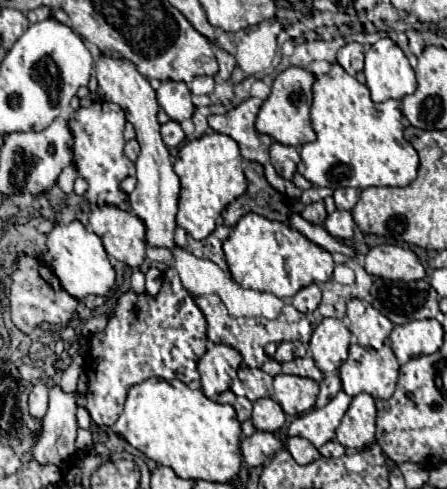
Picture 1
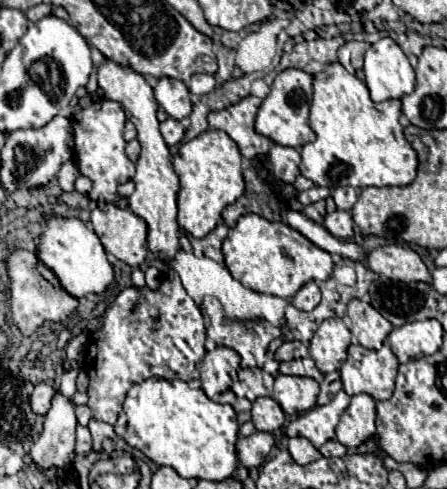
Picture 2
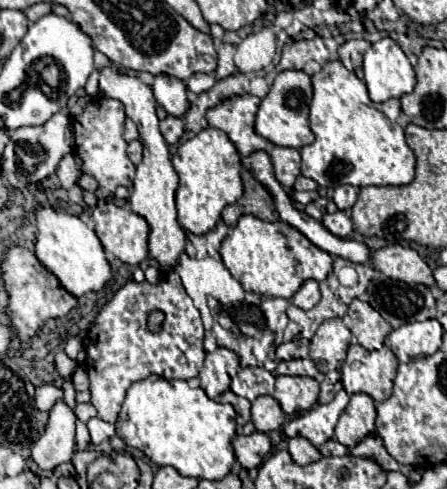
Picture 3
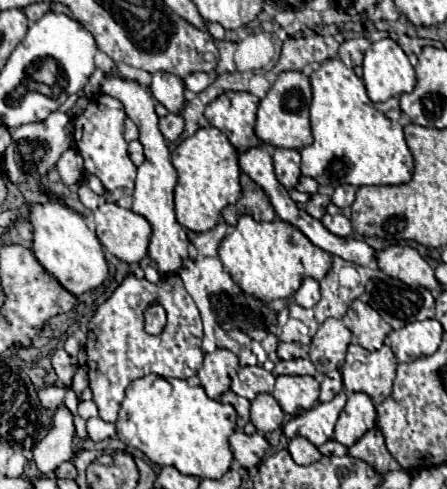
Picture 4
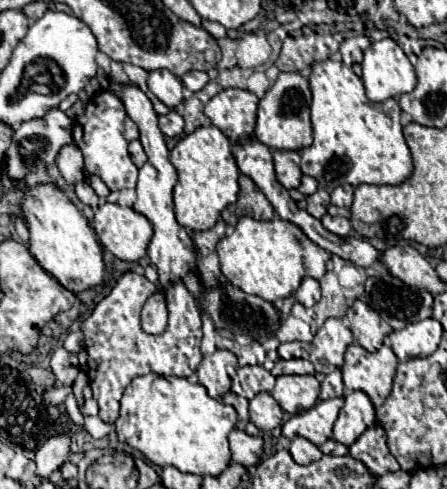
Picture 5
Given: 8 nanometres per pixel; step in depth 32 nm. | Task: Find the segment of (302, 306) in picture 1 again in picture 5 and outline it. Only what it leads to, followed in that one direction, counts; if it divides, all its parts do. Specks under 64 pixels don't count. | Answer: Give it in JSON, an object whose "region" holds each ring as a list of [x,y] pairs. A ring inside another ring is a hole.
{"region":[[[304,278],[300,288],[294,292],[294,298],[296,302],[300,302],[302,306],[310,308],[314,306],[318,300],[320,300],[320,286],[318,286],[318,280],[314,278]]]}

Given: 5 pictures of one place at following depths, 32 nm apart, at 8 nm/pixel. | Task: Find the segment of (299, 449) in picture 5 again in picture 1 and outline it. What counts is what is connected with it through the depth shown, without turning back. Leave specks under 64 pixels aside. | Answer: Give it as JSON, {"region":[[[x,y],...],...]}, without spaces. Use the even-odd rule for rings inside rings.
{"region":[[[288,438],[288,452],[298,464],[310,464],[320,458],[320,452],[306,438]]]}

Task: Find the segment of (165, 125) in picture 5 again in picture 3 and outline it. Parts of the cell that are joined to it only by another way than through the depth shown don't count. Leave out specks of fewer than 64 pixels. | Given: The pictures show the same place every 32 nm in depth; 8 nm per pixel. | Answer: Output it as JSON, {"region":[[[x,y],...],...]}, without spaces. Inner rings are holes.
{"region":[[[168,116],[168,118],[164,118],[160,122],[160,132],[162,132],[162,136],[164,136],[164,140],[168,144],[176,144],[182,138],[182,134],[184,134],[184,124],[182,124],[180,118]]]}

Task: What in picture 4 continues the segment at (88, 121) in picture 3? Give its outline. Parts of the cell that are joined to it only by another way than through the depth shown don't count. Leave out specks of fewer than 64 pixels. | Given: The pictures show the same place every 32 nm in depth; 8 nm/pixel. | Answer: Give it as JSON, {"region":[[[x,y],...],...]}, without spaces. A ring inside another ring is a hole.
{"region":[[[100,94],[96,96],[94,102],[86,106],[86,110],[74,118],[74,140],[76,140],[76,150],[84,158],[84,172],[94,174],[100,178],[104,184],[106,192],[112,192],[116,188],[132,188],[134,178],[136,178],[136,166],[128,158],[128,144],[124,140],[124,106],[120,100]]]}

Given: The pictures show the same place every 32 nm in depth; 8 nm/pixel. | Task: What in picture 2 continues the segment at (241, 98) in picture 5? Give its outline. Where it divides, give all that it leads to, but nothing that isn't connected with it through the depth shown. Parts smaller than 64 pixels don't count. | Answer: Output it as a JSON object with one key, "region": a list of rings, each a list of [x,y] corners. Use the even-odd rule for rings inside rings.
{"region":[[[256,96],[242,98],[236,106],[222,112],[210,112],[208,124],[214,130],[226,132],[240,148],[240,154],[248,160],[266,160],[272,140],[254,130],[254,120],[262,100]]]}

